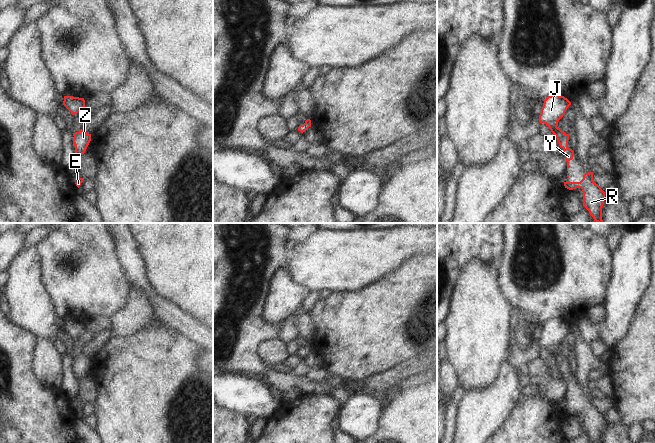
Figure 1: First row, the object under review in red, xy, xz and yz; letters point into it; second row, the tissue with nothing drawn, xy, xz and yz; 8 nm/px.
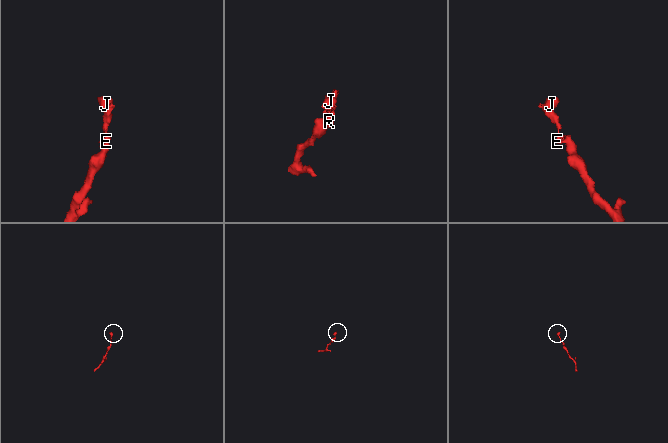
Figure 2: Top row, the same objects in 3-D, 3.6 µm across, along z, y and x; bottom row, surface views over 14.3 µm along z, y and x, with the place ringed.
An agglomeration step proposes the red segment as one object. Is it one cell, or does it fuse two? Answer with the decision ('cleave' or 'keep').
keep

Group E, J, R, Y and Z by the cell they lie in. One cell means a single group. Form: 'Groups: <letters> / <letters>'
Groups: E J R Y Z

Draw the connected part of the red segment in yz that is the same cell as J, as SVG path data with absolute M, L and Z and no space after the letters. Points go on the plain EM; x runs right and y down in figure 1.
M553 318L548 320L543 327L539 346L546 348L551 356L556 360L560 371L563 373L563 378L567 385L567 394L569 385L573 383L574 375L568 371L569 358L566 358L558 352L558 345L563 341L571 326L564 320Z

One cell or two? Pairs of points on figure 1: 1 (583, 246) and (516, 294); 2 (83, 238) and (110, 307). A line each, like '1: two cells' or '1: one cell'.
1: one cell
2: one cell

